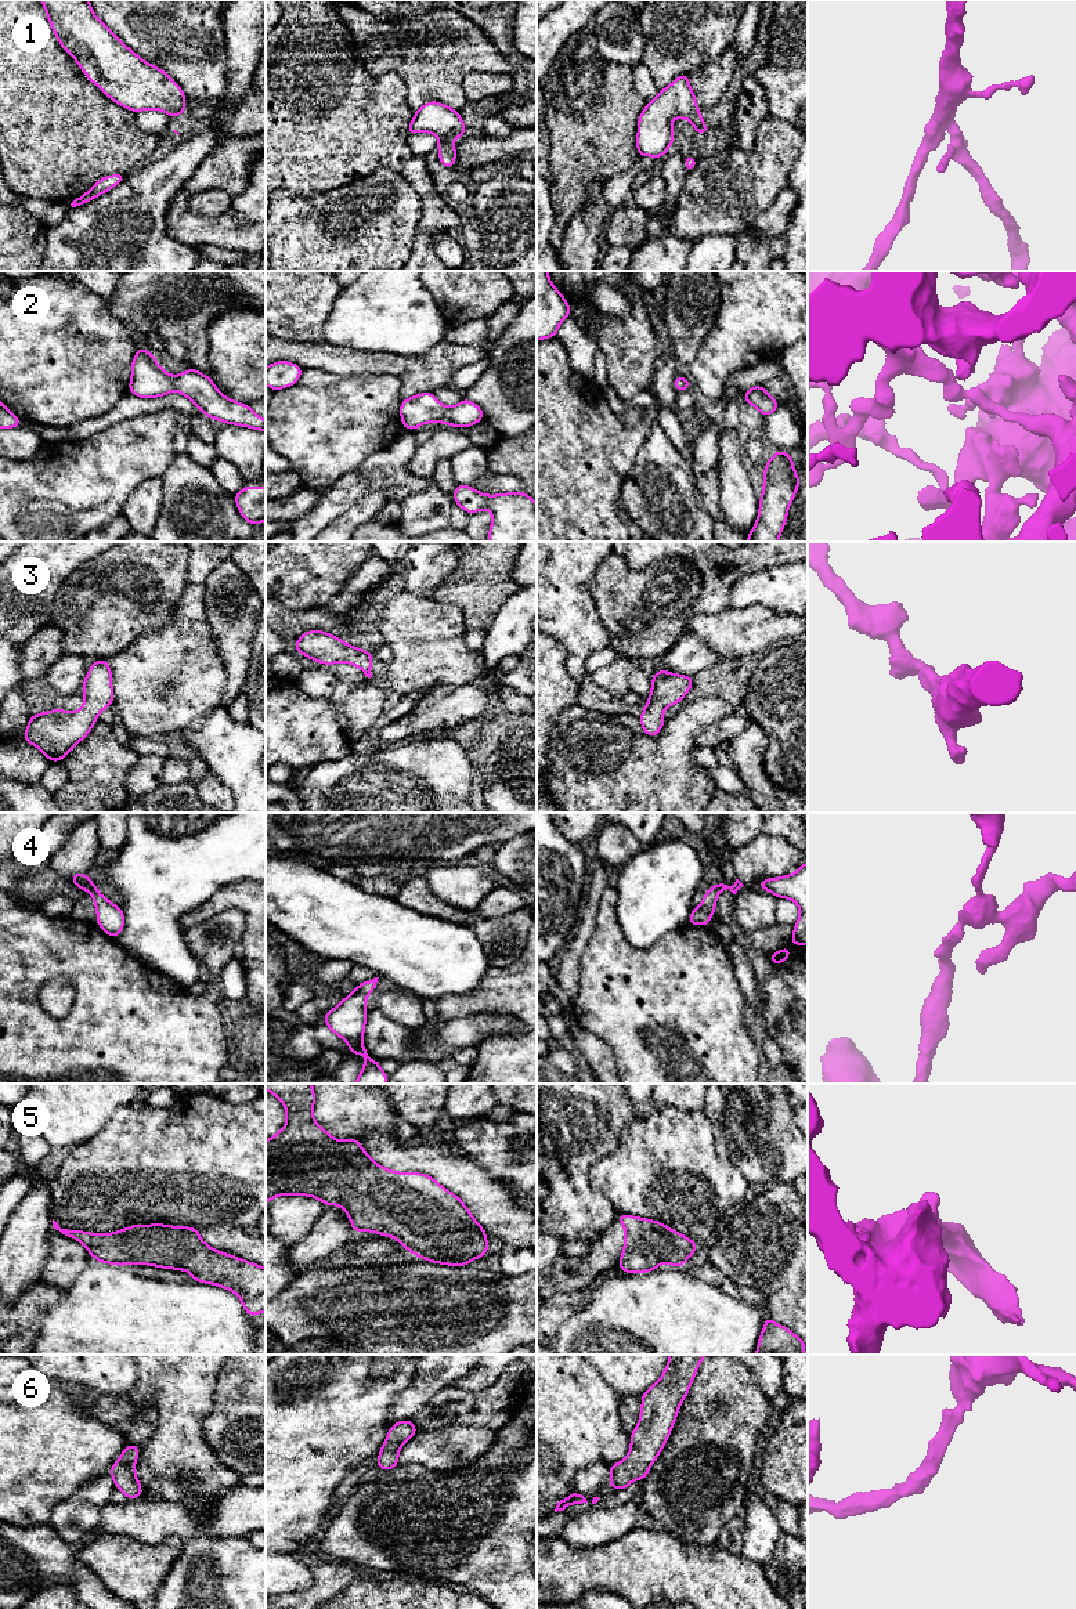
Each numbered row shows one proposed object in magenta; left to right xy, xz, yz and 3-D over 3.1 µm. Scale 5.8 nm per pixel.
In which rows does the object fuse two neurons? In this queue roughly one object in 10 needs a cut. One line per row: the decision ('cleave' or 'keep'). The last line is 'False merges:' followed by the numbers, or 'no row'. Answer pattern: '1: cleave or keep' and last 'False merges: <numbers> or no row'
1: keep
2: keep
3: keep
4: keep
5: keep
6: keep
False merges: no row

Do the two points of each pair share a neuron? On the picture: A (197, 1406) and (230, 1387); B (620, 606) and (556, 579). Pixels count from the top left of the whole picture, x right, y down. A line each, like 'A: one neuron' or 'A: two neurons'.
A: two neurons
B: two neurons

